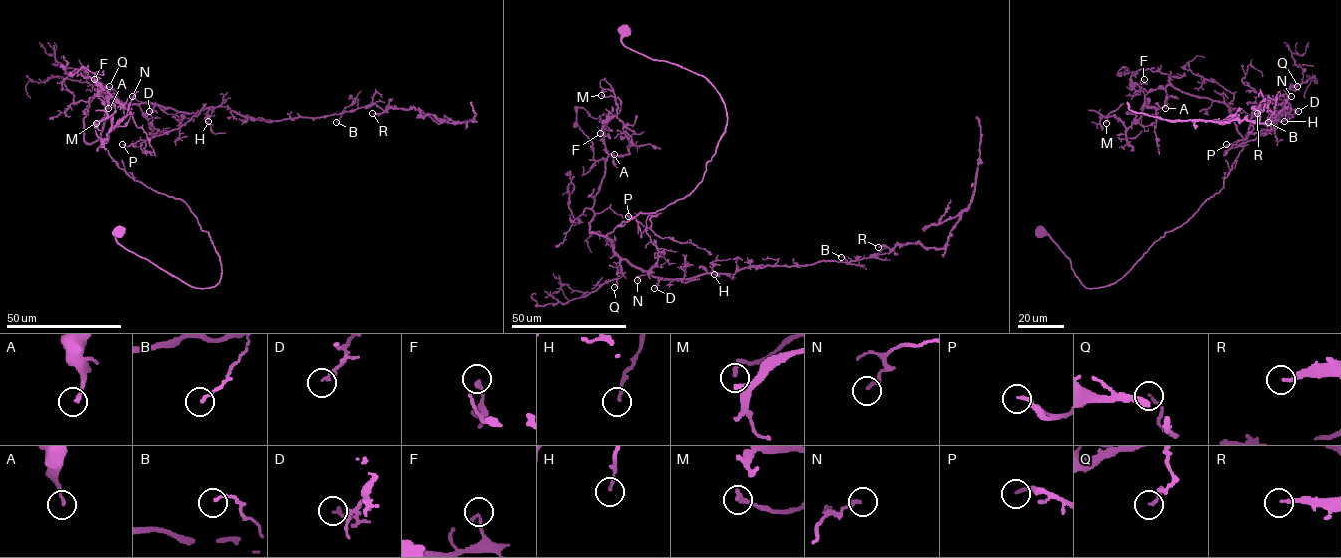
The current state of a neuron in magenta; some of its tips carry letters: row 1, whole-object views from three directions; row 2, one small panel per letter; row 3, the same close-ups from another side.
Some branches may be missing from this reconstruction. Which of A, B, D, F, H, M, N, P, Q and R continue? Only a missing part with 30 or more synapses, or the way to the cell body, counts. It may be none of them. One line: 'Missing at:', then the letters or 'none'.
Missing at: R

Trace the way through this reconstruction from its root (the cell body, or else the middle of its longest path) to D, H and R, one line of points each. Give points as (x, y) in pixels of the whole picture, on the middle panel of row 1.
D: (624, 29), (626, 47), (702, 75), (727, 116), (689, 194), (606, 235), (621, 258), (659, 280), (654, 288)
H: (624, 29), (626, 47), (702, 75), (727, 124), (689, 194), (606, 236), (653, 276), (714, 274)
R: (624, 29), (702, 75), (727, 124), (689, 194), (606, 235), (621, 258), (684, 279), (878, 247)

